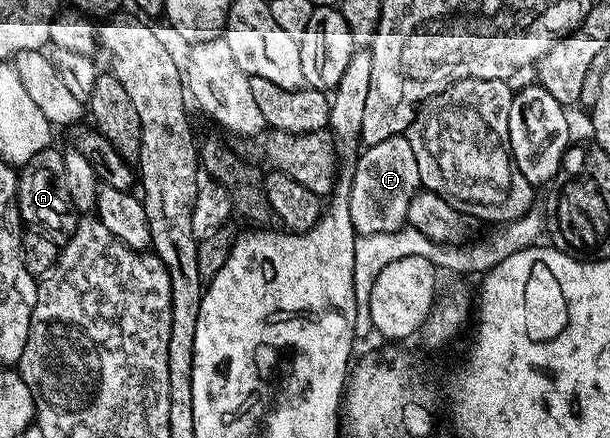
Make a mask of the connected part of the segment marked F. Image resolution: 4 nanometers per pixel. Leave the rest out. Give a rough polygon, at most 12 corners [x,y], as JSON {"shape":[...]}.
{"shape":[[400,134],[362,150],[351,193],[359,236],[396,232],[421,188]]}

